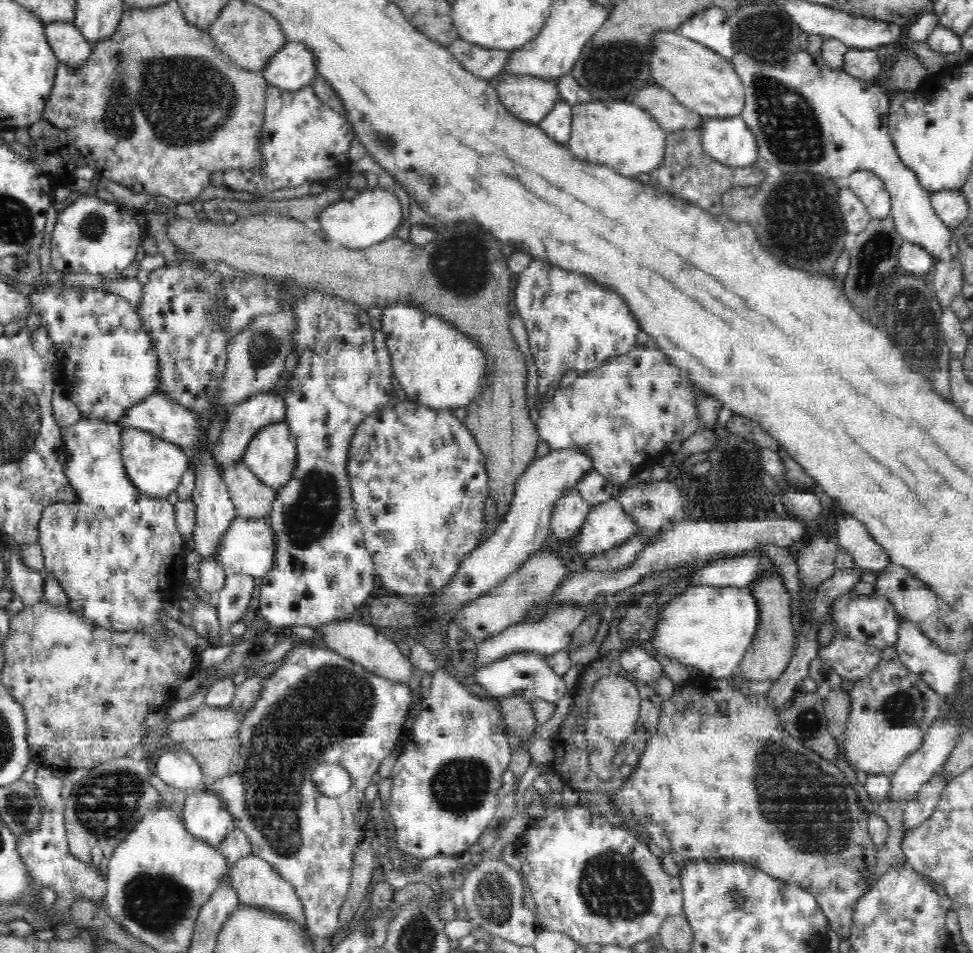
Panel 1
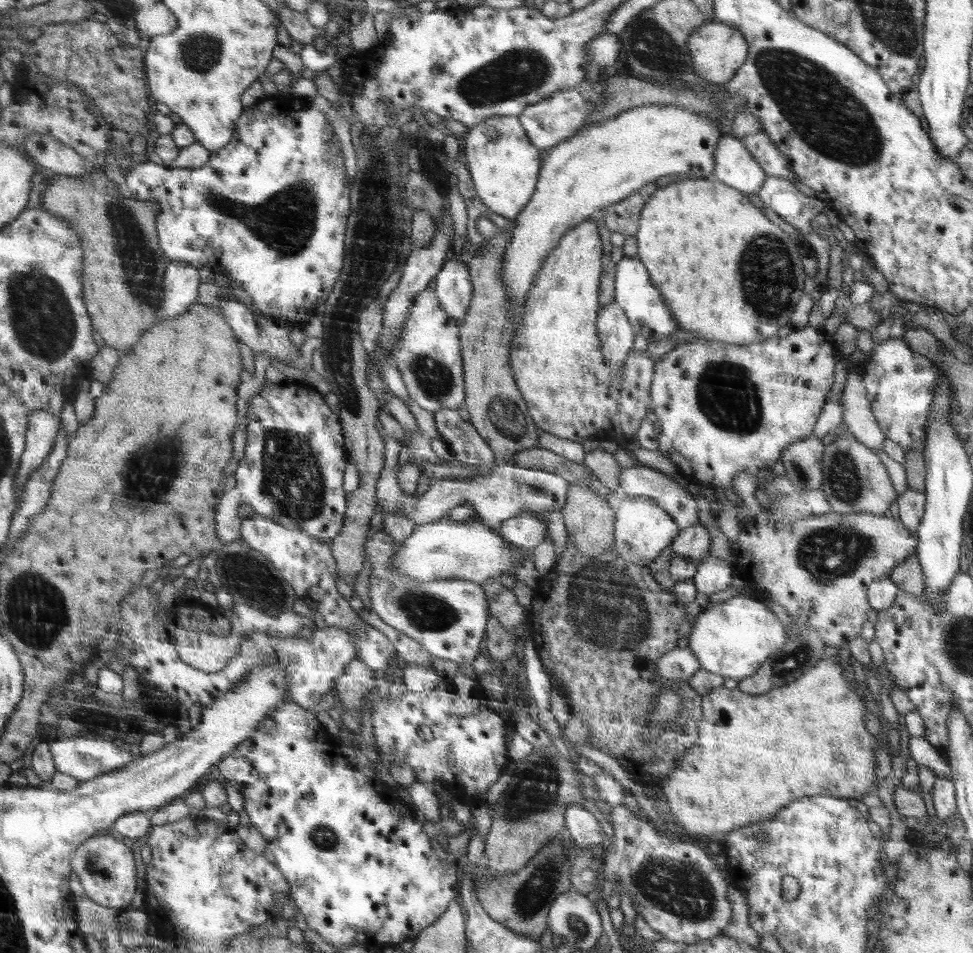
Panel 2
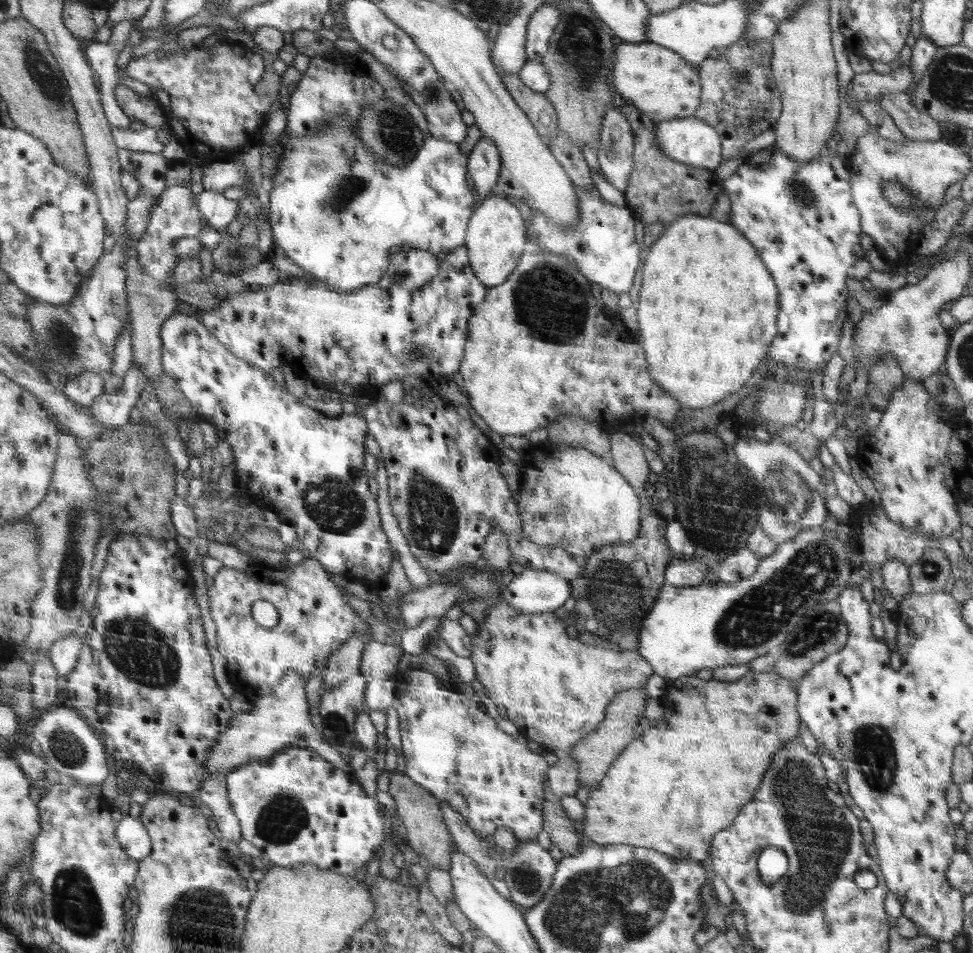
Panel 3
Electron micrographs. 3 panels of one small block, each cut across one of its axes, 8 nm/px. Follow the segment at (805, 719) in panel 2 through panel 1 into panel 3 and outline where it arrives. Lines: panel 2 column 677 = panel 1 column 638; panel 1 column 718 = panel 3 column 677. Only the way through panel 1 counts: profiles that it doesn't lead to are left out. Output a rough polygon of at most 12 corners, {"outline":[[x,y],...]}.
{"outline":[[770,672],[668,681],[584,805],[598,845],[703,862],[801,740]]}

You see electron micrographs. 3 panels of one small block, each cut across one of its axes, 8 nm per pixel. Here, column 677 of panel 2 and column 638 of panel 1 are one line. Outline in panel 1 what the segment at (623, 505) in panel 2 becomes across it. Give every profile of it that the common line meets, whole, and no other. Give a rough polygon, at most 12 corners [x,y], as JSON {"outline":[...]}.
{"outline":[[614,498],[593,505],[573,545],[580,561],[643,527]]}

